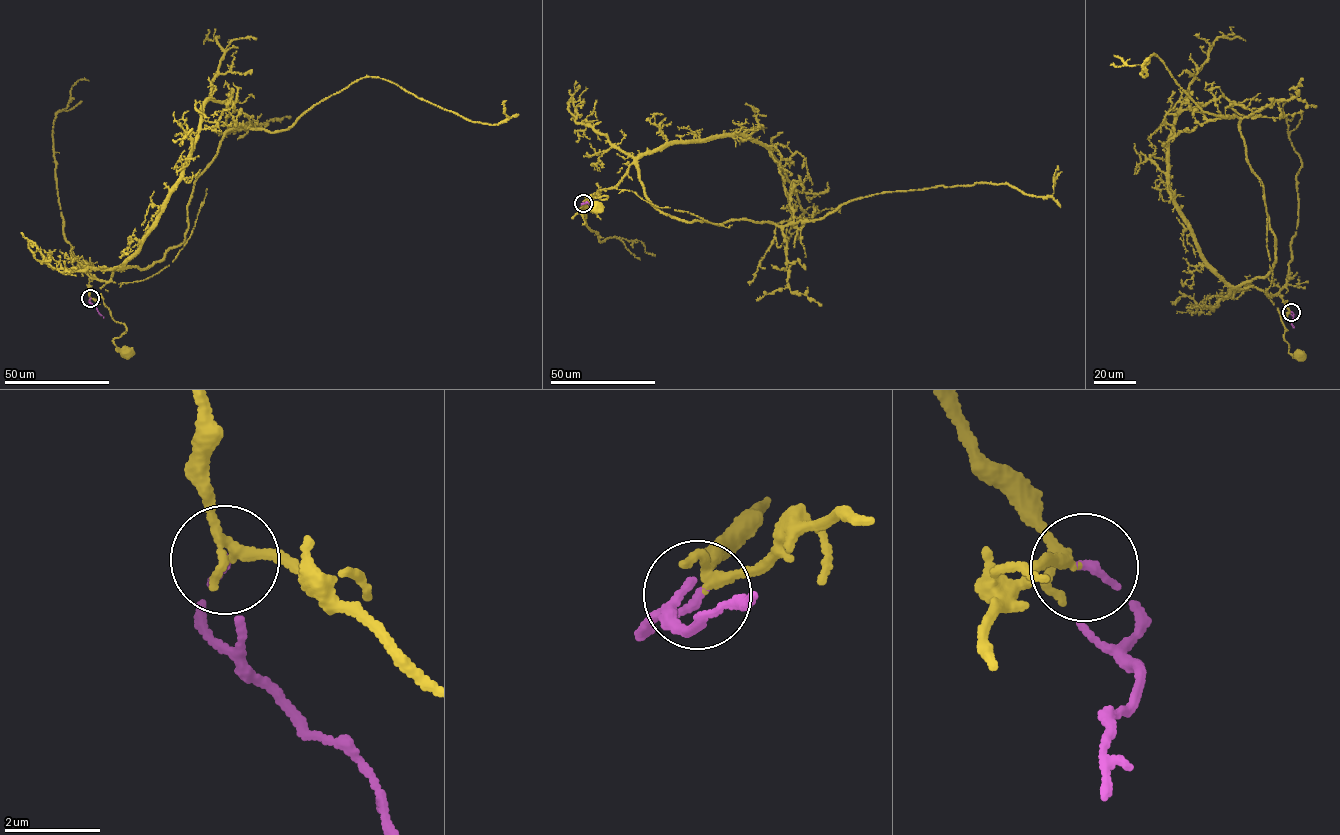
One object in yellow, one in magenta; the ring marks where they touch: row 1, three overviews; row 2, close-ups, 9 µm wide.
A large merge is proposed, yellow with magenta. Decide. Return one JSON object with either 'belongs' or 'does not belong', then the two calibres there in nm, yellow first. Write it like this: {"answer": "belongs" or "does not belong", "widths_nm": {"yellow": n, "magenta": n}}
{"answer": "belongs", "widths_nm": {"yellow": 170, "magenta": 150}}

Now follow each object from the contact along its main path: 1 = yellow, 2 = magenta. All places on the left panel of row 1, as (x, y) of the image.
1: (90, 298), (90, 278), (104, 280), (100, 288), (103, 303), (111, 317), (126, 328), (113, 341), (127, 353)
2: (90, 298), (104, 318)

